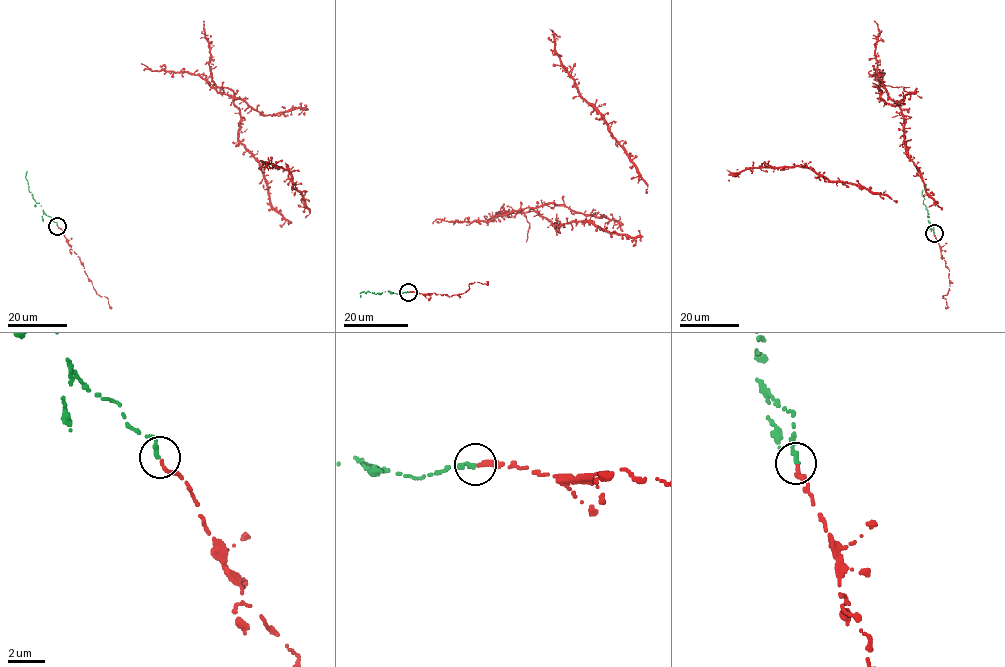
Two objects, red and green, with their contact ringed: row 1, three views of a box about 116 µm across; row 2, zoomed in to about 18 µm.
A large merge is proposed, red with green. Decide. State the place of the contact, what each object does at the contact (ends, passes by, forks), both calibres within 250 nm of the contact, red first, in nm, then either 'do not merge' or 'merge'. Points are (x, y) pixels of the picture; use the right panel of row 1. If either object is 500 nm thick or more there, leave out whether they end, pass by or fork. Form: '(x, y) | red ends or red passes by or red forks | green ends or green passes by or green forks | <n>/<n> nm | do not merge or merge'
(934, 233) | red ends | green ends | 240/280 nm | merge

